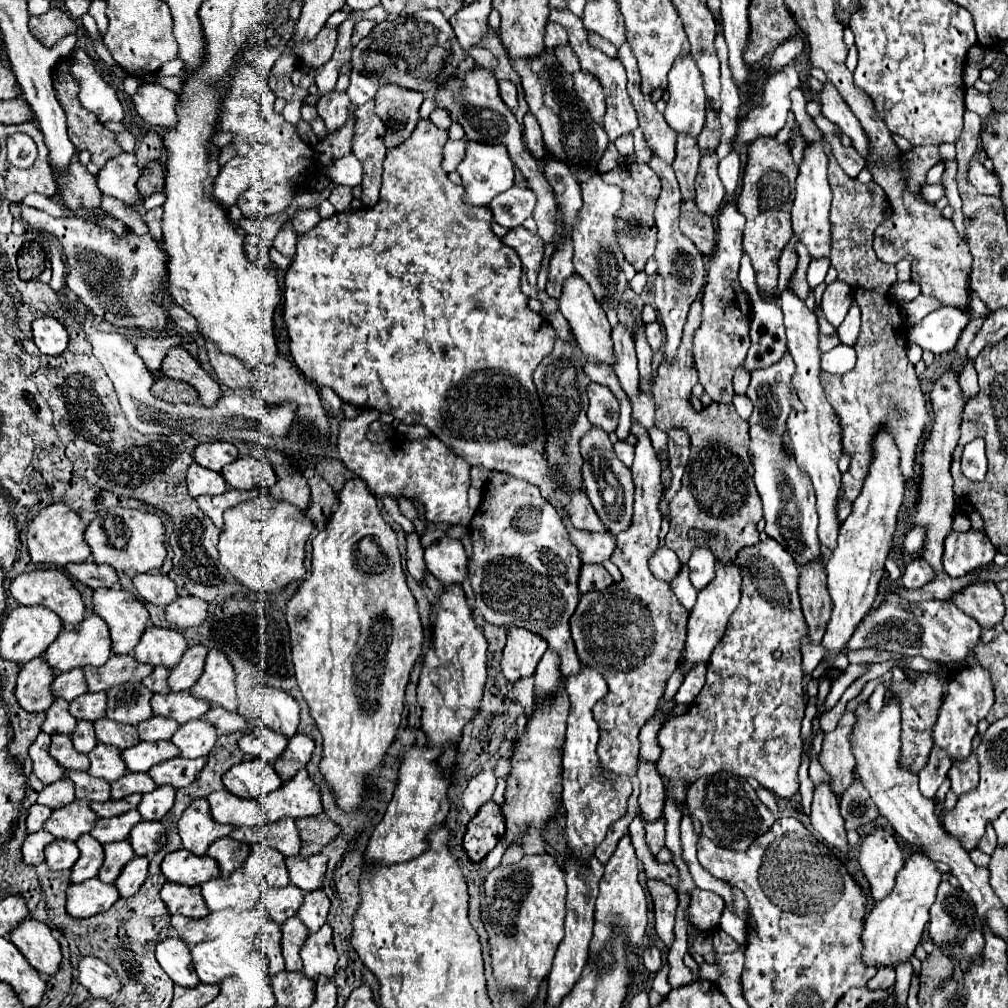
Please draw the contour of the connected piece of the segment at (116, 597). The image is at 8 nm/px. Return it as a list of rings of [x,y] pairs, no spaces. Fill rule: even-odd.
[[[95,589],[93,611],[107,623],[115,655],[133,651],[149,621],[143,603],[123,589]]]

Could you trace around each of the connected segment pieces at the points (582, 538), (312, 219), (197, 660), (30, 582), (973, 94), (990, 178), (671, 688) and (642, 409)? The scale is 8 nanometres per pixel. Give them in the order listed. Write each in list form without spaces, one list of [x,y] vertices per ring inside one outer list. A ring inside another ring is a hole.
[[[555,503],[555,507],[561,513],[561,519],[565,521],[569,537],[571,537],[573,545],[579,549],[579,555],[581,555],[583,563],[601,565],[603,561],[611,559],[613,549],[615,549],[615,537],[613,535],[593,535],[589,531],[581,531],[581,529],[573,527],[569,515],[563,509],[563,503]]]
[[[311,207],[311,209],[301,209],[293,217],[289,217],[287,221],[291,223],[291,227],[295,229],[297,235],[303,235],[305,231],[313,229],[321,221],[321,217],[319,217],[319,209],[317,207]]]
[[[193,645],[185,651],[181,663],[177,667],[171,669],[171,675],[167,679],[169,689],[171,691],[185,691],[191,689],[193,683],[199,679],[199,675],[203,673],[203,665],[205,665],[205,655],[207,655],[207,647],[201,645]]]
[[[39,569],[39,571],[31,571],[31,573],[21,573],[11,581],[9,591],[17,599],[17,603],[27,605],[27,607],[43,605],[43,607],[51,609],[53,613],[57,613],[59,619],[69,627],[81,623],[81,619],[85,617],[85,605],[83,605],[81,595],[73,587],[71,579],[59,569]]]
[[[967,87],[965,105],[967,105],[967,111],[973,111],[973,113],[981,115],[983,119],[989,119],[991,113],[993,113],[993,107],[991,107],[989,97],[987,97],[985,93],[979,93],[979,91],[973,89],[973,87]]]
[[[971,159],[971,165],[969,165],[969,181],[983,195],[1001,195],[1001,179],[997,177],[995,171],[987,171],[977,159]]]
[[[675,670],[673,675],[668,679],[666,688],[664,691],[664,697],[668,699],[673,699],[676,694],[678,688],[681,686],[683,682],[684,676],[678,670]]]
[[[639,393],[637,399],[631,399],[631,405],[633,405],[633,419],[637,419],[641,425],[645,425],[645,429],[655,427],[653,403],[649,403],[649,399],[645,399],[645,395]]]

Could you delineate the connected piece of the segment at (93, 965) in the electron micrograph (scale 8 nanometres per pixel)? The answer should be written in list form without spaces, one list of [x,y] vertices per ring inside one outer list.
[[[83,957],[77,965],[77,981],[91,993],[91,997],[113,997],[121,989],[121,981],[113,969],[97,957]]]

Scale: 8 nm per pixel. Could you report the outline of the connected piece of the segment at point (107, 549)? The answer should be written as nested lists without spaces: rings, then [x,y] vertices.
[[[101,509],[97,517],[89,523],[85,531],[85,541],[91,547],[95,563],[107,563],[115,567],[115,571],[135,571],[135,573],[149,573],[163,565],[167,555],[163,547],[163,533],[165,527],[157,515],[139,511],[139,509]]]

